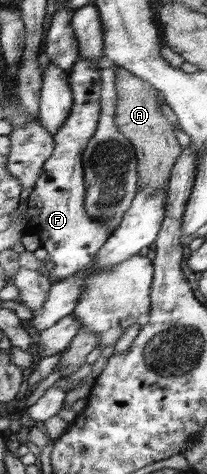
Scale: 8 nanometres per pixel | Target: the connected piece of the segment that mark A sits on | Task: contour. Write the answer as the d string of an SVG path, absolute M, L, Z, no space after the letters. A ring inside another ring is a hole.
M122 67L116 69L116 121L121 133L133 143L137 154L138 190L165 190L168 187L169 176L175 162L181 155L182 149L175 138L175 127L161 112L161 105L157 101L157 89L134 73Z

